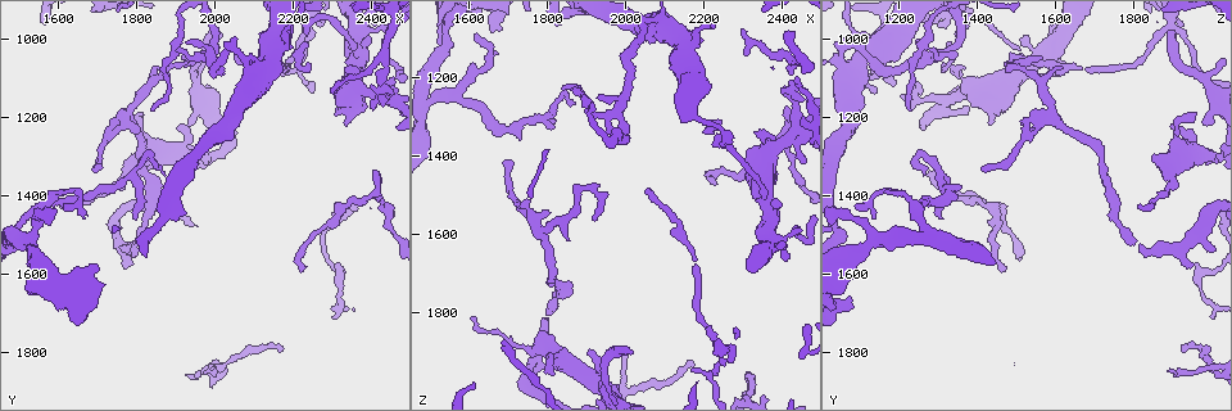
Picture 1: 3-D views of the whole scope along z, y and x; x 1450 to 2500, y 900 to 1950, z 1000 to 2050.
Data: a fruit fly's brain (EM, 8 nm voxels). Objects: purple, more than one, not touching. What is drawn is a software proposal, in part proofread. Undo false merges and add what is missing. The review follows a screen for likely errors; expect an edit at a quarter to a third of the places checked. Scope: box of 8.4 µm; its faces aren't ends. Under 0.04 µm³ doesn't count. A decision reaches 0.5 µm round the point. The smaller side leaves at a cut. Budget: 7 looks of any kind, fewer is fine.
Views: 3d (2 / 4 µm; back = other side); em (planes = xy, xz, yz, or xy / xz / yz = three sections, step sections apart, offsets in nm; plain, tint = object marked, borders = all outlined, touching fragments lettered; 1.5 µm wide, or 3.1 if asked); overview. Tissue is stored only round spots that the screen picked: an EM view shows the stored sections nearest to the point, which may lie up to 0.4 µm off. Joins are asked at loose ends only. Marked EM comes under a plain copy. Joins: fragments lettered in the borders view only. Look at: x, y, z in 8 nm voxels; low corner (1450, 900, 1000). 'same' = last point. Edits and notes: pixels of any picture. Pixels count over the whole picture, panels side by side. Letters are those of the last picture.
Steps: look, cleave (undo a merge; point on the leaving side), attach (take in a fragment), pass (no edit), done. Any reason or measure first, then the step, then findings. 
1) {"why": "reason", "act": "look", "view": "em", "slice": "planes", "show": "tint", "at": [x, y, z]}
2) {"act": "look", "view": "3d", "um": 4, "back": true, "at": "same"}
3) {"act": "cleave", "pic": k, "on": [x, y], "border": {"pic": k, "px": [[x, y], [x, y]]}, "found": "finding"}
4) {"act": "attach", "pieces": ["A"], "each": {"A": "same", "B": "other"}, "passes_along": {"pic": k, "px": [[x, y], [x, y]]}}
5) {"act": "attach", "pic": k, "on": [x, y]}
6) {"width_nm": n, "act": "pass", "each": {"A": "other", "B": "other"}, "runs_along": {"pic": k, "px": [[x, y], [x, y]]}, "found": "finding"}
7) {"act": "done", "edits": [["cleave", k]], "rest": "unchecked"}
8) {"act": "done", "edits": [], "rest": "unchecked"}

{"why": "abrupt turn", "act": "look", "view": "em", "slice": "planes", "show": "tint", "at": [2055, 1010, 1075]}

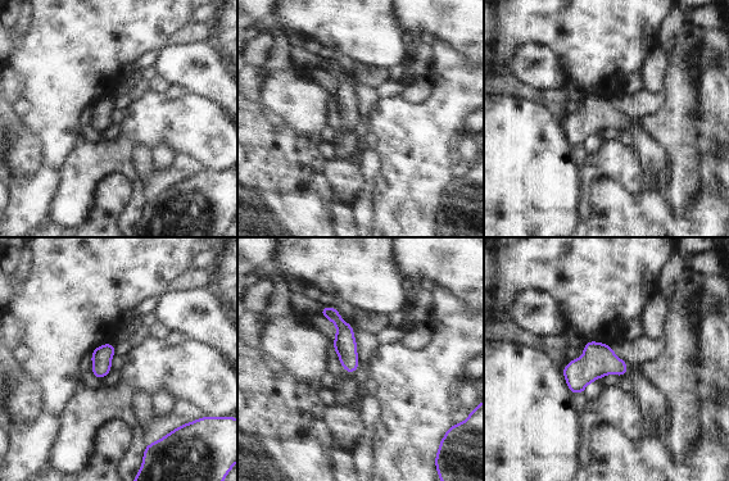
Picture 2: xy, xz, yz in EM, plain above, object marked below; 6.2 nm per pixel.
{"why": "see the neighbours", "act": "look", "view": "em", "slice": "planes", "show": "borders", "at": "same"}

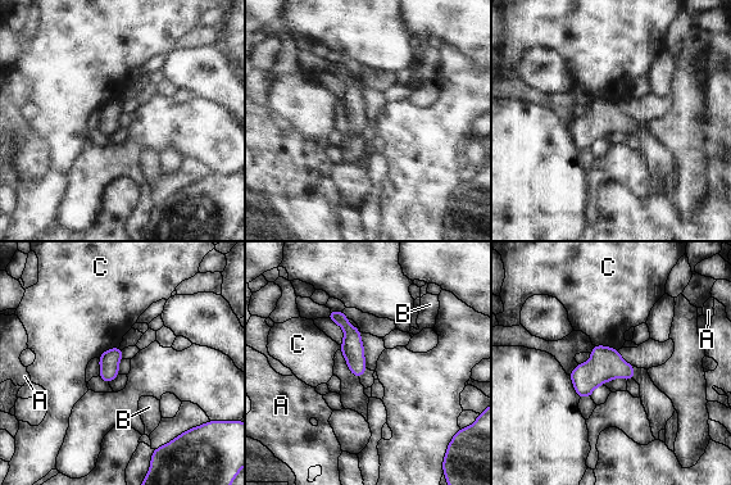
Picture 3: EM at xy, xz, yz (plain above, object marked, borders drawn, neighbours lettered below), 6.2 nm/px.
{"longest_contact_nm": ["C", 160], "act": "pass", "each": {"A": "other", "B": "other", "C": "other"}, "runs_along": {"pic": 3, "px": [[332, 313], [352, 334], [358, 374]]}, "found": "one neuron here"}

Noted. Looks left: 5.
{"why": "tapers out", "act": "look", "view": "em", "slice": "yz", "step": 8, "show": "tint", "at": [2020, 980, 1900]}

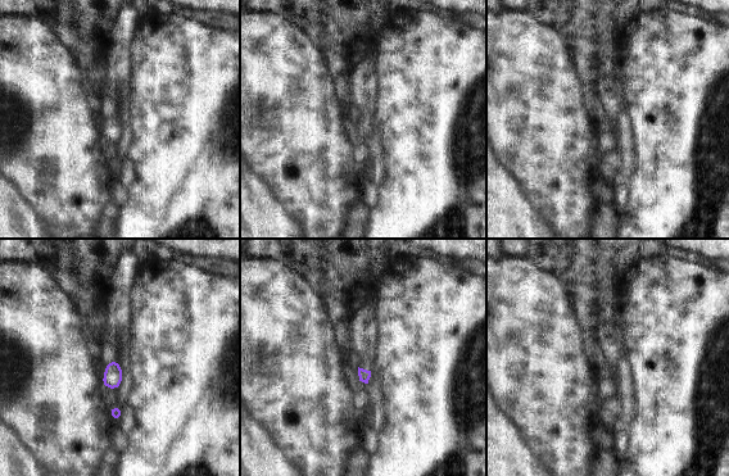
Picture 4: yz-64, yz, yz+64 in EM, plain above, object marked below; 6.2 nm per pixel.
{"why": "another direction", "act": "look", "view": "em", "slice": "planes", "show": "borders", "at": "same"}

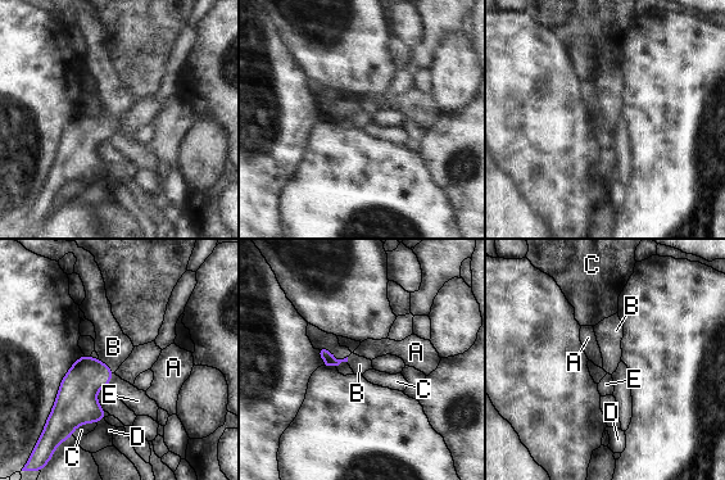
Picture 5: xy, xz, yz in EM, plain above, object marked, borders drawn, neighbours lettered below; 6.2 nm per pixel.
{"longest_contact_nm": ["C", 170], "act": "attach", "pieces": ["B"], "each": {"A": "other", "B": "same", "C": "other", "D": "other", "E": "other"}, "passes_along": {"pic": 5, "px": [[77, 393], [105, 365], [113, 347]]}, "found": "it goes on there"}

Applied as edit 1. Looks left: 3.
{"why": "redraw", "act": "look", "view": "overview"}

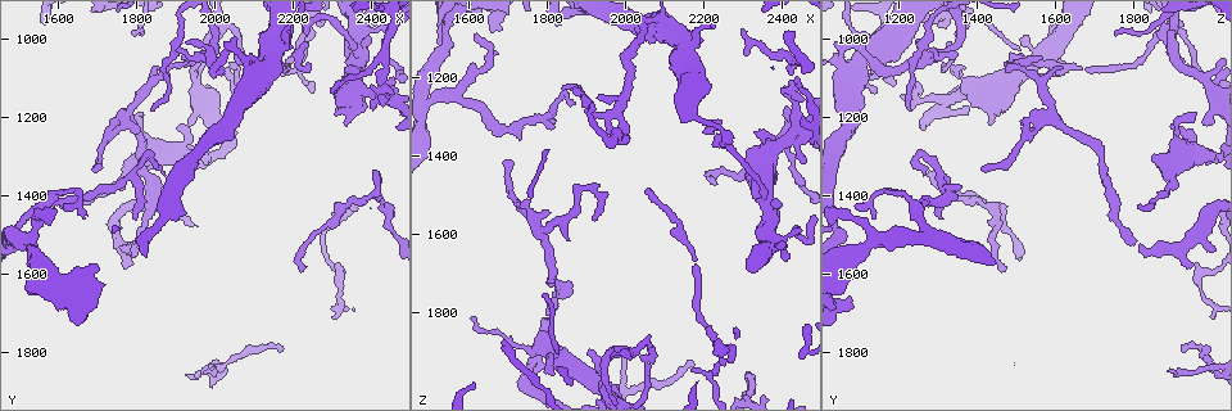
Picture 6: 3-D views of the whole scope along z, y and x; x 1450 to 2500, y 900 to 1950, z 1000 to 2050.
{"why": "tapers out", "act": "look", "view": "em", "slice": "planes", "show": "borders", "at": [1800, 1465, 1310]}

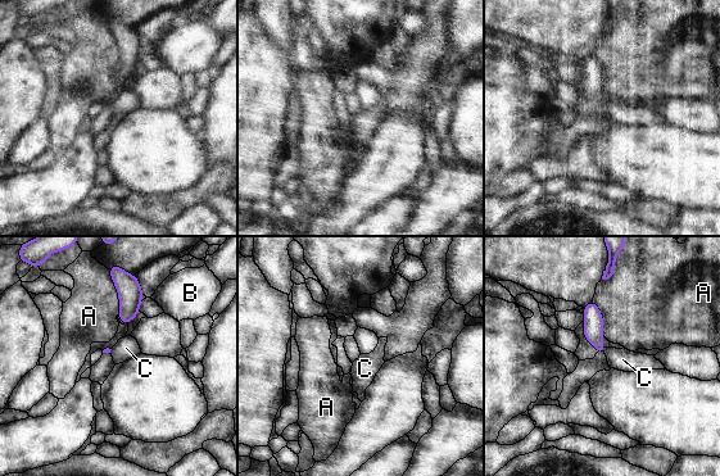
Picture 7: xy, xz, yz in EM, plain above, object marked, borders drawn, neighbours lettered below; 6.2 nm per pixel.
{"act": "pass", "each": {"A": "other", "B": "other", "C": "other"}, "border": {"pic": 7, "px": [[606, 348], [603, 352]]}, "found": "none of them fits"}

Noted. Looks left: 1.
{"act": "done", "edits": [["attach", 5]], "rest": "unchecked"}

